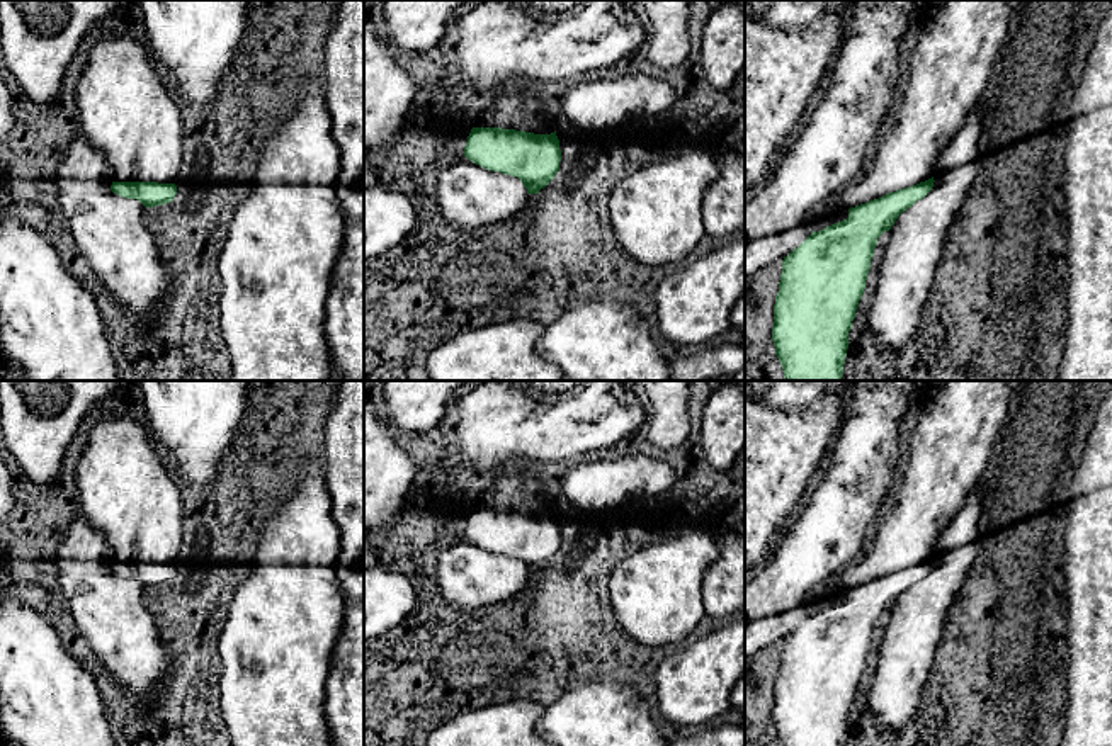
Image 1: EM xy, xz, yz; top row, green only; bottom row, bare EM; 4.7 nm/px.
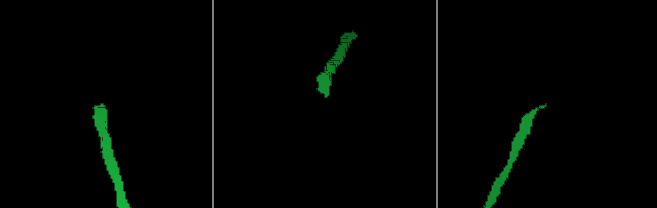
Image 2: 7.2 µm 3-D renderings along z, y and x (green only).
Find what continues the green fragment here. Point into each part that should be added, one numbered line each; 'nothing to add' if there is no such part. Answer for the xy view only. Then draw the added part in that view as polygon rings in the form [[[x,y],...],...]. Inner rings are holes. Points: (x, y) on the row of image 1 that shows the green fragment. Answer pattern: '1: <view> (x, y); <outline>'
1: xy (126, 109); [[[134,36],[100,37],[77,83],[75,105],[83,134],[111,167],[109,180],[180,180],[180,107],[146,42]]]

